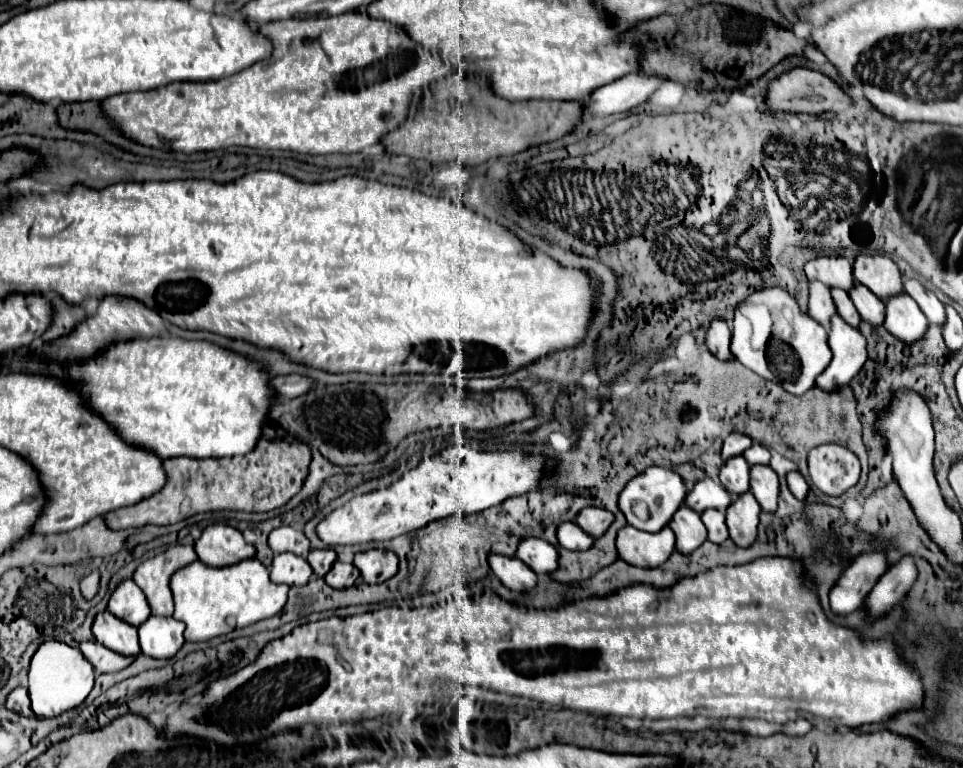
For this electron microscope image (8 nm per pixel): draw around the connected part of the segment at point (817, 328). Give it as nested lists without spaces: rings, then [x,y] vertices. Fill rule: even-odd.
[[[776,287],[758,291],[736,307],[732,353],[744,367],[766,381],[778,381],[792,395],[812,389],[816,377],[832,359],[824,327],[814,323],[810,315],[802,315],[796,299]]]

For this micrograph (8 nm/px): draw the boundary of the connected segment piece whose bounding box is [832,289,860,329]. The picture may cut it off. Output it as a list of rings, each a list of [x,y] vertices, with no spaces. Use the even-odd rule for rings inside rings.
[[[832,289],[832,295],[834,295],[834,303],[838,307],[838,315],[848,323],[852,325],[854,329],[860,327],[860,315],[850,299],[850,295],[846,291],[838,291],[838,289]]]

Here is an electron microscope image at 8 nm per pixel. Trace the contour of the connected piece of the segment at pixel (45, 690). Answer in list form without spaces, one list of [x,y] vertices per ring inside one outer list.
[[[46,641],[38,647],[38,651],[32,657],[30,665],[30,699],[32,699],[32,711],[40,719],[58,717],[70,709],[76,709],[84,703],[88,693],[94,687],[94,671],[92,665],[84,659],[84,655],[60,641]]]

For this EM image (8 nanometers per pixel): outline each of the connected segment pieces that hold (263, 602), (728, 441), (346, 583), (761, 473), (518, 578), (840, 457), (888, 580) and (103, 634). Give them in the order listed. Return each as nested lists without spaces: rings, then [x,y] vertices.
[[[252,557],[222,569],[212,569],[202,561],[194,561],[172,575],[170,589],[174,593],[174,619],[186,625],[186,641],[208,641],[274,617],[284,607],[290,587],[272,583],[268,569]]]
[[[730,433],[726,439],[724,439],[724,447],[722,447],[722,459],[730,459],[734,455],[740,455],[744,453],[748,447],[752,445],[752,439],[744,433]]]
[[[336,561],[334,567],[326,573],[324,581],[334,589],[346,589],[346,587],[352,587],[358,577],[360,577],[360,571],[352,563]]]
[[[768,465],[750,467],[750,491],[758,499],[762,511],[766,511],[766,513],[776,511],[780,481],[778,481],[778,475]]]
[[[490,555],[488,563],[494,575],[514,591],[530,591],[536,585],[536,573],[518,557]]]
[[[818,445],[808,455],[808,469],[814,485],[826,495],[842,495],[860,477],[858,457],[842,445]]]
[[[904,555],[898,563],[894,563],[886,575],[876,583],[876,587],[866,597],[866,605],[872,615],[888,613],[898,601],[904,601],[908,591],[918,579],[916,563],[910,555]]]
[[[108,611],[96,615],[92,631],[94,631],[96,641],[102,643],[104,647],[108,647],[120,655],[126,655],[126,657],[138,657],[140,655],[140,643],[138,643],[136,627],[110,615]]]

